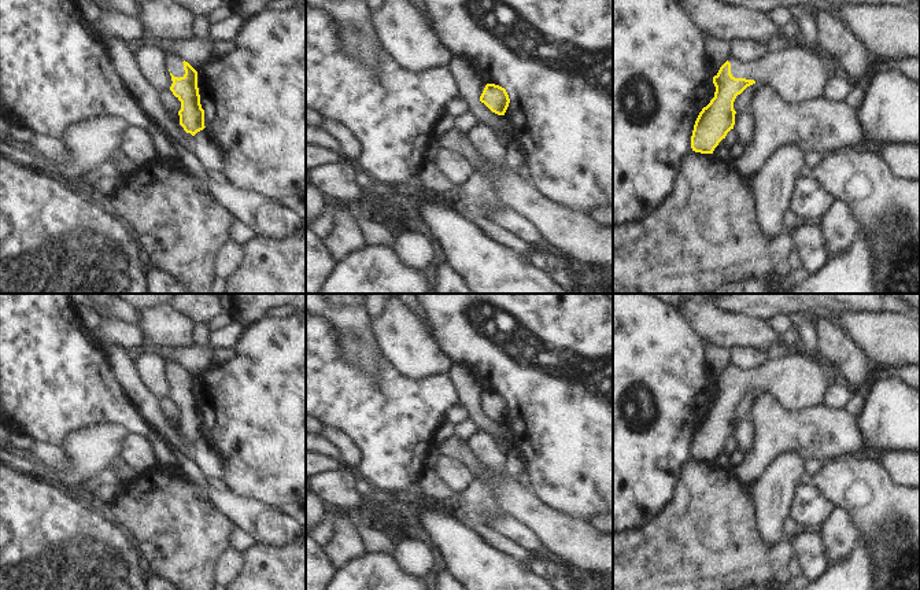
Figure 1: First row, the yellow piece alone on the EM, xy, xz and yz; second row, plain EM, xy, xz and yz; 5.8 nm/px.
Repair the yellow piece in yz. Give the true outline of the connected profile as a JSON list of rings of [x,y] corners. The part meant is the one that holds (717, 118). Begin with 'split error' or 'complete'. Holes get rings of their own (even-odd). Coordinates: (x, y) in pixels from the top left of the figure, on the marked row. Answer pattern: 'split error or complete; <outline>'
split error; [[[795,43],[775,51],[766,51],[761,58],[742,62],[732,56],[713,77],[714,97],[699,113],[691,148],[701,154],[713,154],[718,143],[734,129],[734,102],[747,86],[761,82],[780,100],[798,104],[812,97],[823,96],[828,77],[817,51],[806,51]]]

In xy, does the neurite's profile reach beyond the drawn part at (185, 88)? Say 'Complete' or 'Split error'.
Split error

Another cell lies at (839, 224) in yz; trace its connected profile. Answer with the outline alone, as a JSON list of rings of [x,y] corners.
[[[832,198],[825,214],[819,220],[827,250],[845,247],[860,225],[853,207],[840,198]]]

